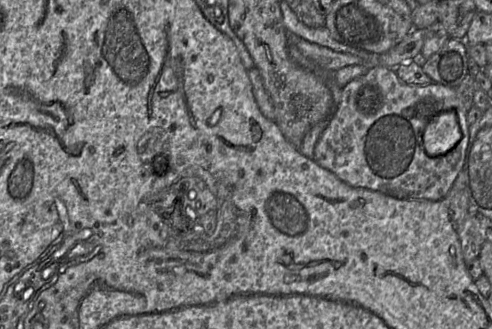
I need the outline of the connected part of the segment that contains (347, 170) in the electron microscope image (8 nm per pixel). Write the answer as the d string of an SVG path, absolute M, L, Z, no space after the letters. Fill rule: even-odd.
M373 67L342 88L340 103L315 145L313 158L321 167L354 187L384 193L399 199L442 200L450 191L464 165L469 142L466 110L457 97L456 89L435 82L428 85L408 85L398 78L394 69ZM444 111L454 112L462 136L446 154L431 157L423 148L422 134L427 124Z

